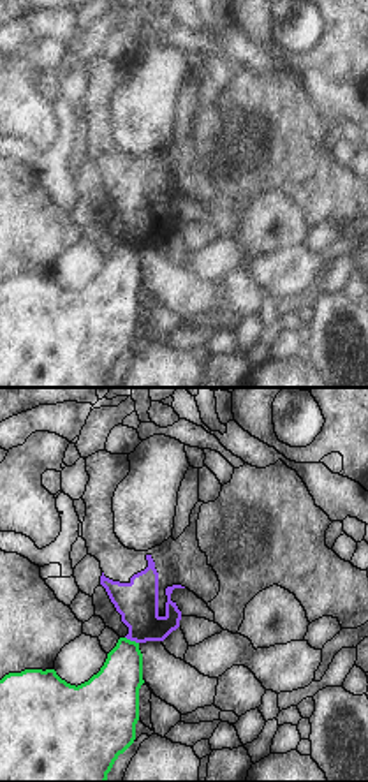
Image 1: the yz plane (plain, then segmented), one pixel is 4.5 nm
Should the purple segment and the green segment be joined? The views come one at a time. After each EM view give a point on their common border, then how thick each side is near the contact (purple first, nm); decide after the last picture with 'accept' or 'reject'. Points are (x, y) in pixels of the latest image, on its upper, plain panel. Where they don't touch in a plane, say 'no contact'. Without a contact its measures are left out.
(132, 245) | 190/220 nm

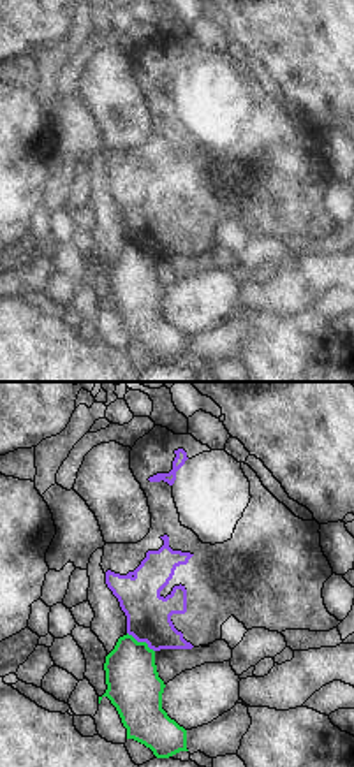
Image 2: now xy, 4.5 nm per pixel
(141, 247) | 200/240 nm

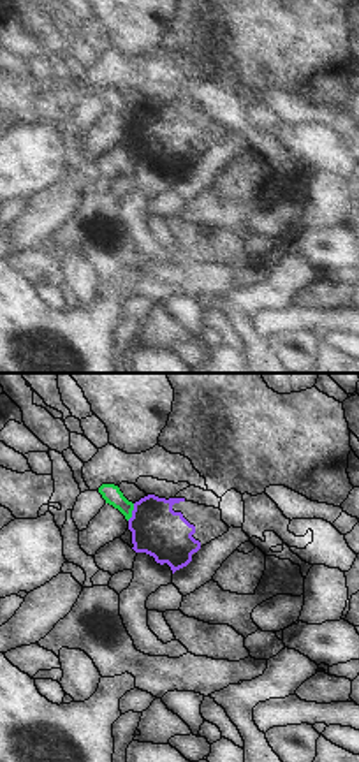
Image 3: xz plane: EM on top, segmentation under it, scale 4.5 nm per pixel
(132, 118) | 240/90 nm

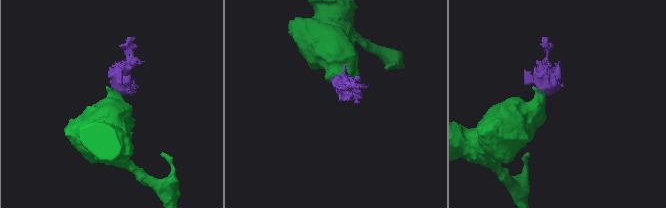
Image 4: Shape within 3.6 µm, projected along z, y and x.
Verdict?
reject

